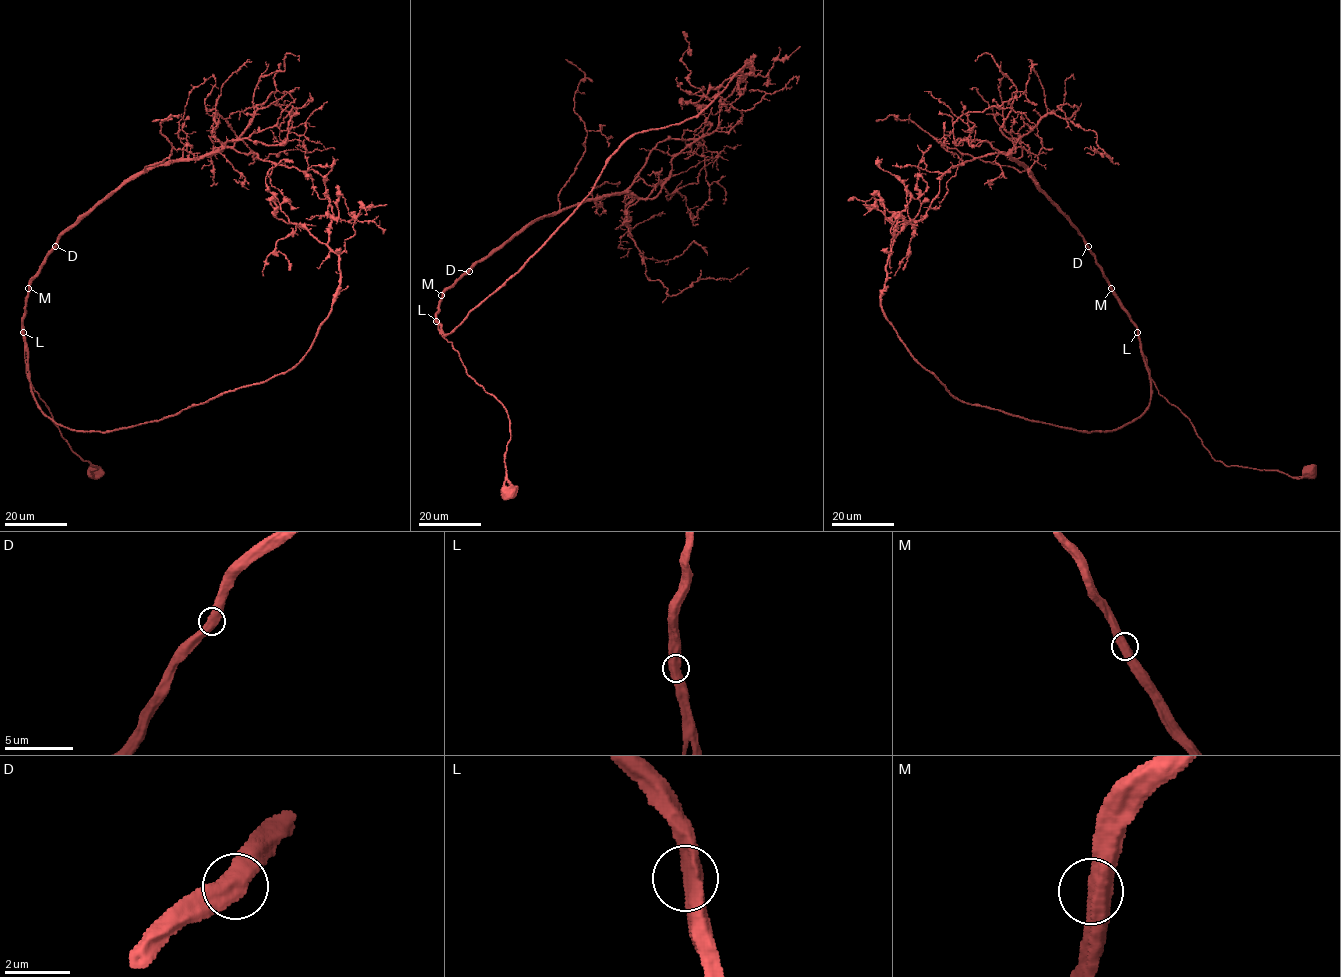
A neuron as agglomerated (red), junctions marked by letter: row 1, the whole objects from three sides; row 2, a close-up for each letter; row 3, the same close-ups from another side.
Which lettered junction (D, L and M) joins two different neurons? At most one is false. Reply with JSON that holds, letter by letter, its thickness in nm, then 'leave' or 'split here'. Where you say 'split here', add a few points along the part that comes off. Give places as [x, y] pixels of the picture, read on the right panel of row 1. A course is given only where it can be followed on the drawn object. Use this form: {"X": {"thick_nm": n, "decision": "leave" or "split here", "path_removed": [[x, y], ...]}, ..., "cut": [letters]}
{"D": {"thick_nm": 550, "decision": "leave"}, "L": {"thick_nm": 550, "decision": "leave"}, "M": {"thick_nm": 550, "decision": "leave"}, "cut": []}

